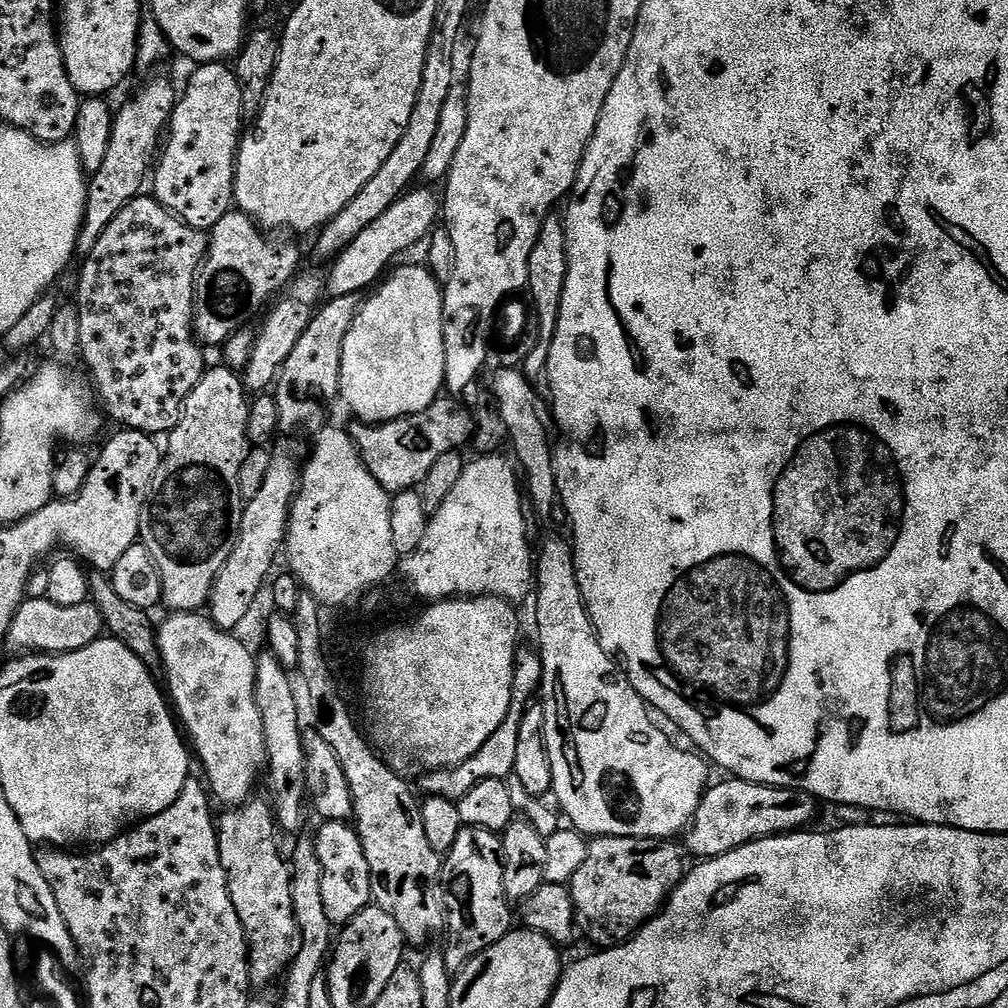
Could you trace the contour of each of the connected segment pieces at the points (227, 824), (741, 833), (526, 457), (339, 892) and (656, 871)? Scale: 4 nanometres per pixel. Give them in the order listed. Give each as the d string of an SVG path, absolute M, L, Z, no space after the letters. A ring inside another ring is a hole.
M250 800L219 817L218 835L220 857L228 872L228 889L248 939L248 978L255 987L257 984L264 988L276 979L279 981L291 968L300 949L300 927L292 897L292 869L276 841L278 821L273 805Z
M739 778L724 779L728 780L721 784L713 783L705 791L696 816L686 829L682 844L693 857L711 858L730 854L730 850L738 850L755 840L787 836L789 832L807 829L811 825L808 823L816 816L816 797L801 792L799 788L779 788Z
M504 366L508 368L500 368L496 372L496 377L492 380L492 388L496 391L496 400L498 405L498 413L505 419L508 427L508 435L510 437L510 447L516 451L515 463L522 469L522 480L526 485L526 496L532 499L532 504L541 512L542 515L548 516L552 512L552 503L555 505L558 500L556 491L556 457L554 455L554 417L547 399L544 400L536 393L536 388L519 372L519 367Z
M339 820L325 821L317 836L314 836L316 853L323 867L323 902L327 917L333 925L343 926L362 909L369 907L372 897L371 874L368 860L357 829Z
M595 837L586 862L570 882L570 891L577 913L588 919L588 932L596 946L605 949L622 944L653 920L684 881L687 859L685 849L672 838Z

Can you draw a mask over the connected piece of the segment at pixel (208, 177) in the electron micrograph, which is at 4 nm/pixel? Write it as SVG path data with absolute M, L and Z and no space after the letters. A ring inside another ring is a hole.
M227 63L201 64L195 70L197 72L188 80L188 89L185 92L183 90L172 112L170 131L167 133L166 143L159 153L158 163L150 180L150 192L159 204L172 209L190 226L210 230L215 224L222 222L222 218L226 218L226 214L234 208L236 155L240 153L240 119L244 116L246 97L244 89L240 87L239 78Z

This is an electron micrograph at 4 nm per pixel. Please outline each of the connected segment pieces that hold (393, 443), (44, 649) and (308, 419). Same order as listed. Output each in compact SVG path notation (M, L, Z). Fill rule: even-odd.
M437 398L426 410L401 420L391 420L386 424L353 423L350 431L352 441L364 464L381 486L389 492L410 492L419 489L426 474L442 458L442 454L463 449L476 432L477 417L460 405L456 398Z
M25 599L16 611L16 617L8 631L7 647L13 648L16 654L55 654L73 652L90 646L95 640L105 635L104 615L94 603L78 606L58 606L53 600Z
M331 297L316 309L316 314L306 326L302 338L298 338L294 350L290 350L290 358L286 358L280 368L280 375L274 385L281 433L315 434L321 432L329 423L328 403L340 396L342 346L357 311L358 304L353 297Z

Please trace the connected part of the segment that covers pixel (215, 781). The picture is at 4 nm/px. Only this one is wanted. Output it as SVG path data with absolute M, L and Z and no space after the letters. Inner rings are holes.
M178 612L169 617L164 625L159 625L156 647L158 656L168 660L168 684L172 687L170 700L174 705L175 715L186 729L187 739L195 755L197 752L204 763L204 772L209 780L207 783L215 789L214 787L222 787L225 780L226 783L232 784L232 796L236 802L243 801L244 791L248 788L248 775L251 774L252 768L263 769L268 755L264 722L256 697L256 656L236 634L219 628L207 615L200 612ZM172 644L184 644L184 649L181 652L172 652Z

